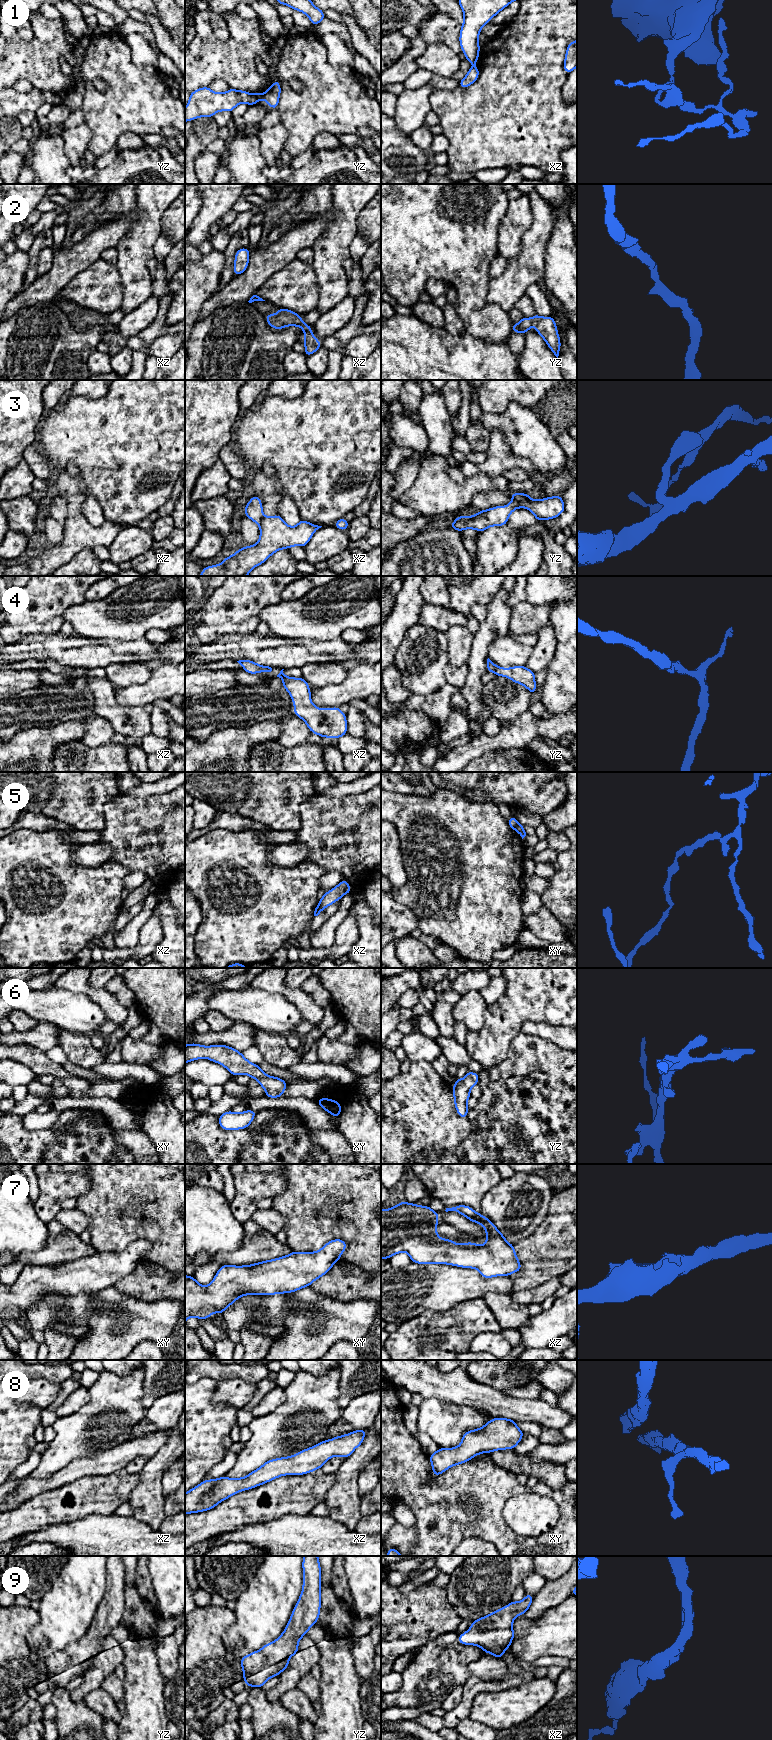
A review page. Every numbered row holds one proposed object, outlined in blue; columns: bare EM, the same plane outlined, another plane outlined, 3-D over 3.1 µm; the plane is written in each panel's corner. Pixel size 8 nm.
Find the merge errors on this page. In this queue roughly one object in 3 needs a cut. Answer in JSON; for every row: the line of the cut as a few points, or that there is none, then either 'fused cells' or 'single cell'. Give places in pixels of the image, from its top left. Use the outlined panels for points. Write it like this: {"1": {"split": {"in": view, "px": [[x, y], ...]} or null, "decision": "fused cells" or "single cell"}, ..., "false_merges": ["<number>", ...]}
{"1": {"split": {"in": "yz", "px": [[261, 94], [262, 97]]}, "decision": "fused cells"}, "2": {"split": null, "decision": "single cell"}, "3": {"split": {"in": "yz", "px": [[529, 498], [524, 500], [520, 506]]}, "decision": "fused cells"}, "4": {"split": null, "decision": "single cell"}, "5": {"split": {"in": "xz", "px": [[318, 905], [322, 909]]}, "decision": "fused cells"}, "6": {"split": null, "decision": "single cell"}, "7": {"split": null, "decision": "single cell"}, "8": {"split": null, "decision": "single cell"}, "9": {"split": null, "decision": "single cell"}, "false_merges": ["1", "3", "5"]}

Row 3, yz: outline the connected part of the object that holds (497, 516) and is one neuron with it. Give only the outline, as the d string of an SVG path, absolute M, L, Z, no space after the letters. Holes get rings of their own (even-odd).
M511 493L512 501L507 506L496 506L487 510L481 510L474 516L457 516L456 520L449 526L459 532L464 529L475 529L479 532L491 526L503 526L507 524L509 515L521 507L523 501L529 500L526 493Z

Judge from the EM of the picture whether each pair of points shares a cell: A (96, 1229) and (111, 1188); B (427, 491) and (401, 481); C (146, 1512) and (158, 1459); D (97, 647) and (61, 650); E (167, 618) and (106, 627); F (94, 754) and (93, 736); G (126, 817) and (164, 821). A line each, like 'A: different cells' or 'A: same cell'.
A: same cell
B: different cells
C: same cell
D: same cell
E: same cell
F: different cells
G: same cell

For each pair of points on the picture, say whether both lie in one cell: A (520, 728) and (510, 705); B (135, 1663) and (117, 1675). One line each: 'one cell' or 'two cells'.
A: two cells
B: two cells

